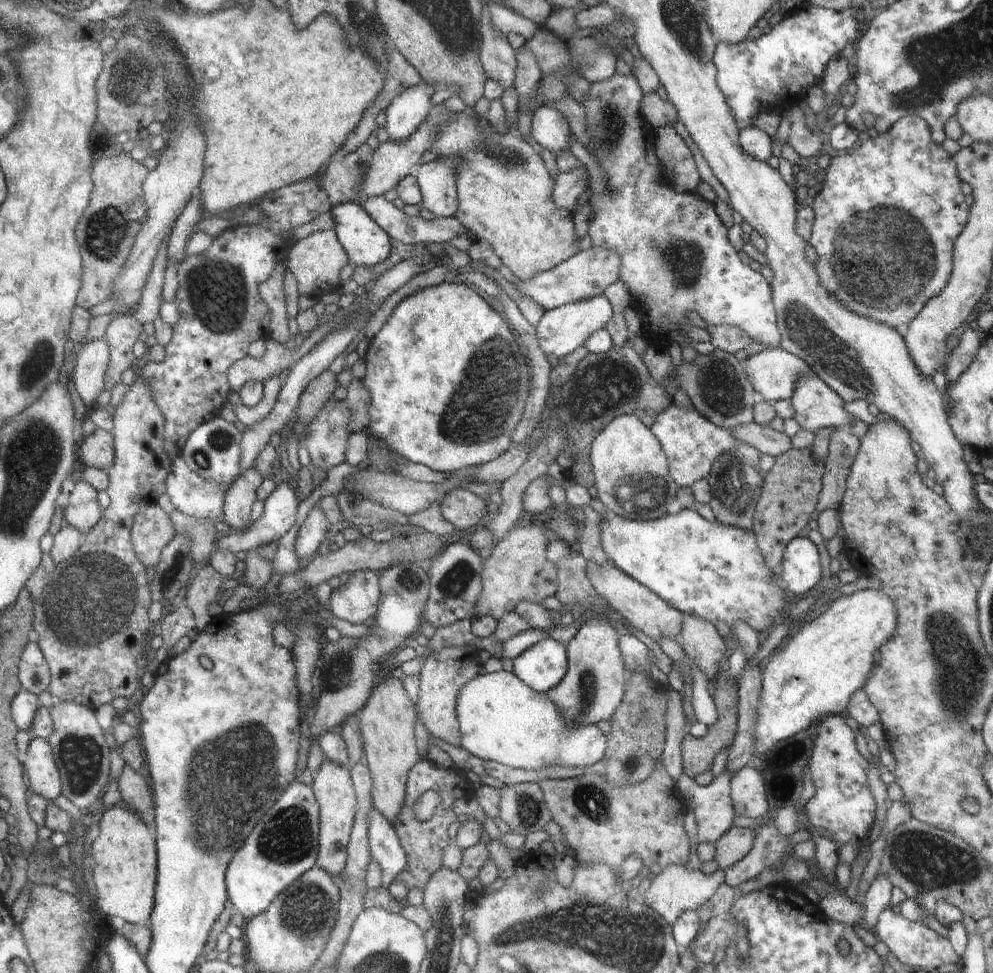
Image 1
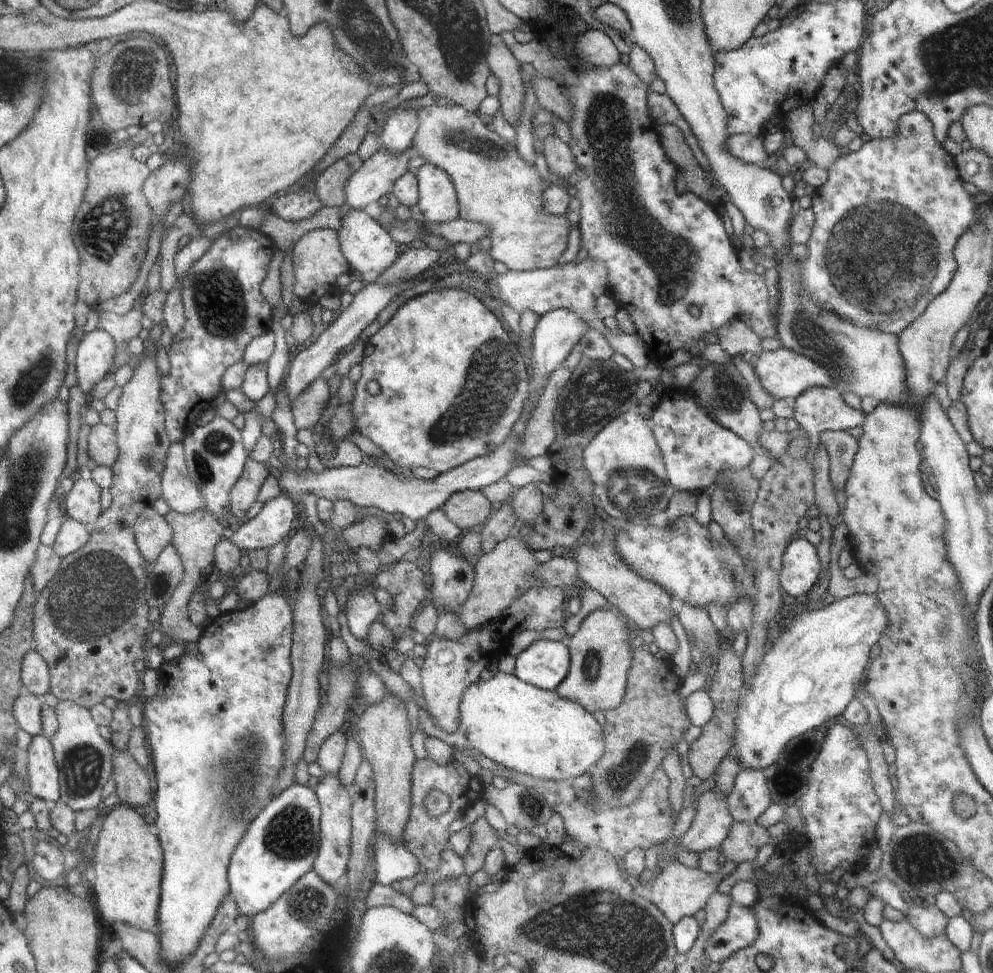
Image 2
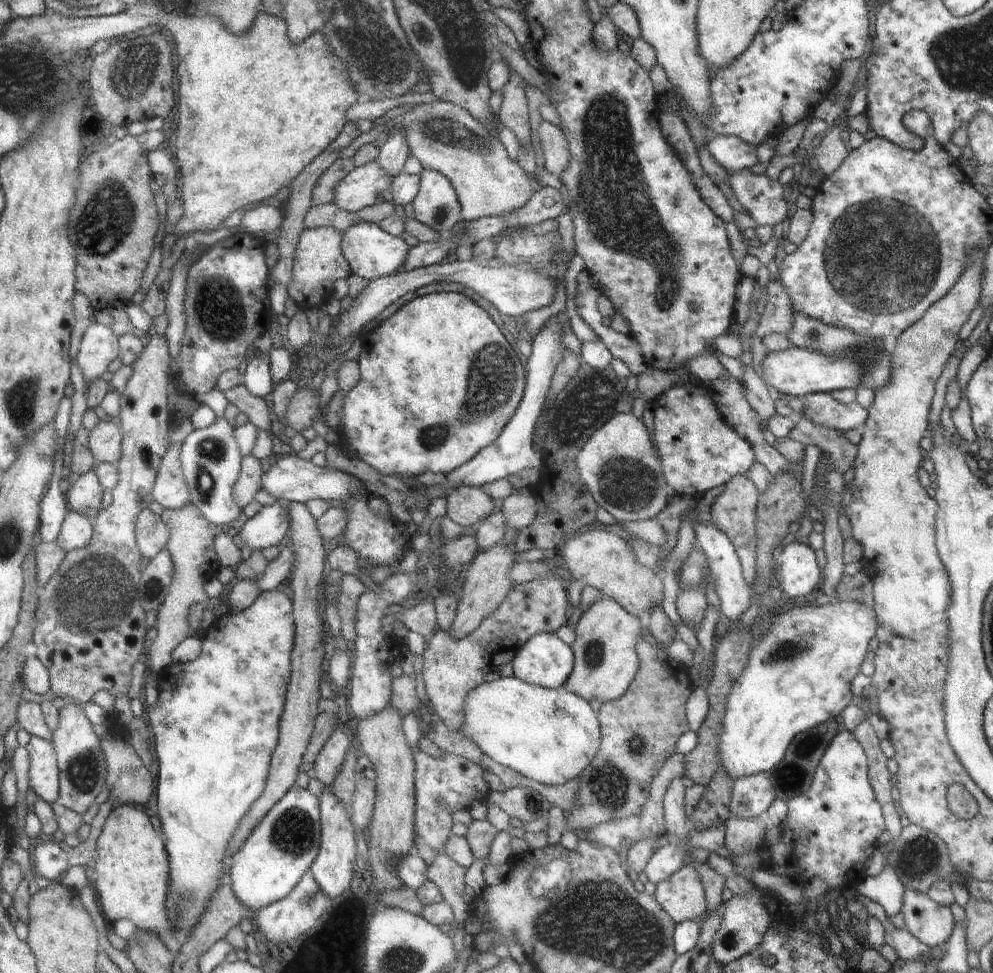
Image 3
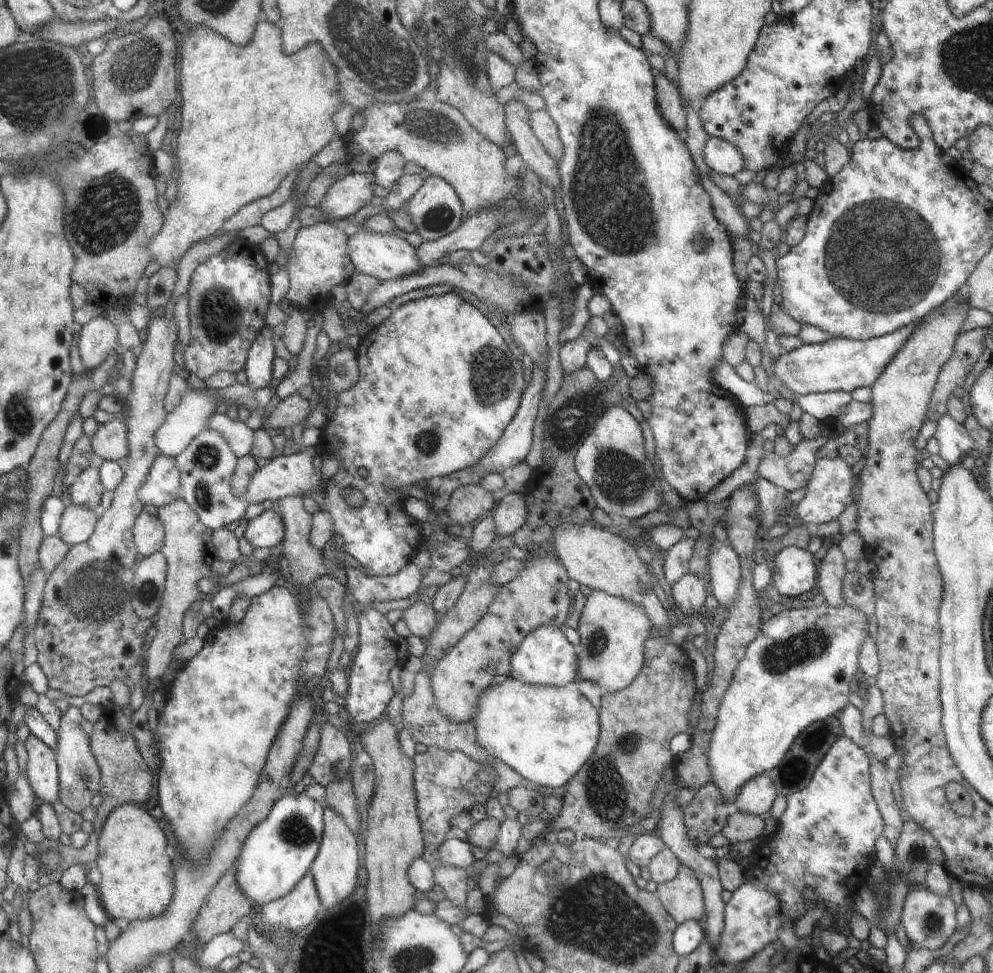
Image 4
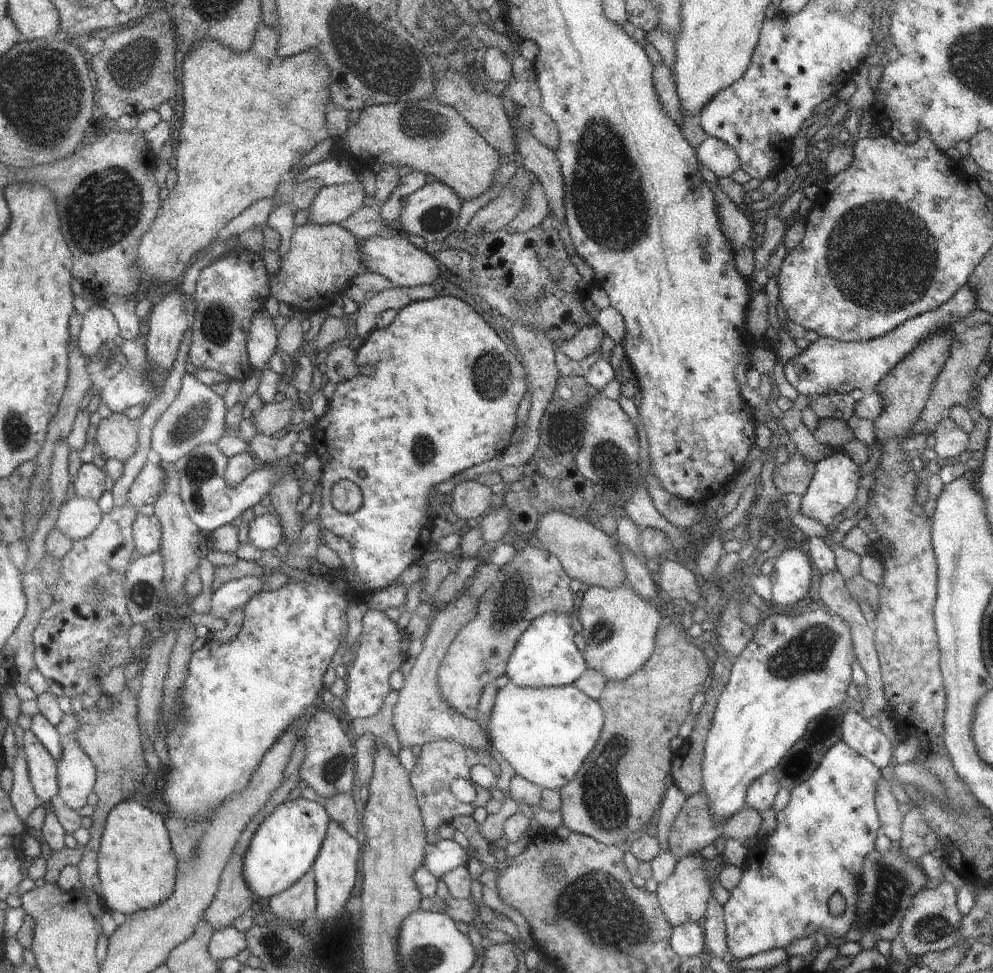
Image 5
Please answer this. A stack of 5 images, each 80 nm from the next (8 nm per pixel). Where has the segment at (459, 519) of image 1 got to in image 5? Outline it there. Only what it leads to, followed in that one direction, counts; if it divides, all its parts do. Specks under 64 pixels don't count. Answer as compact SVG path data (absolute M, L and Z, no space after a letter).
M464 481L456 485L452 490L452 512L456 513L464 521L473 521L490 512L490 504L493 502L492 487L482 486L477 481Z

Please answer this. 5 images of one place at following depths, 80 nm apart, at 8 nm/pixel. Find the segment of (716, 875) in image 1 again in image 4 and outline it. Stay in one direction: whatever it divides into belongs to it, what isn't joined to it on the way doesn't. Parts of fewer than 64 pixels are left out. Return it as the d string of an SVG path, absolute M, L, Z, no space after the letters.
M685 864L679 866L672 880L661 883L656 893L678 924L686 921L701 922L706 916L702 883L698 875Z

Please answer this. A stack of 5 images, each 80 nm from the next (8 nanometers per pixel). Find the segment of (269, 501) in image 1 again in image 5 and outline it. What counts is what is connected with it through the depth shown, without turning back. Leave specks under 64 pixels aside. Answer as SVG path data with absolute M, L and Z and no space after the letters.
M269 510L264 515L256 517L249 524L248 540L251 545L260 550L278 552L282 547L282 540L284 540L278 516Z

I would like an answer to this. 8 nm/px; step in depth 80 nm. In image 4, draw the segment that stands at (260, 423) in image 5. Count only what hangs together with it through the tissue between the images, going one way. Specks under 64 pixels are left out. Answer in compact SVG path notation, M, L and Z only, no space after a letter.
M297 392L293 393L265 415L264 428L270 426L290 431L294 425L302 426L310 412L310 402Z

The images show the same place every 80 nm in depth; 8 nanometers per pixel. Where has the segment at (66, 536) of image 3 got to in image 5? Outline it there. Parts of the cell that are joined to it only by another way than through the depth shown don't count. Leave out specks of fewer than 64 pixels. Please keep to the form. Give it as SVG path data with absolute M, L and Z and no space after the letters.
M74 497L61 506L56 528L76 541L87 539L96 532L103 521L98 501Z

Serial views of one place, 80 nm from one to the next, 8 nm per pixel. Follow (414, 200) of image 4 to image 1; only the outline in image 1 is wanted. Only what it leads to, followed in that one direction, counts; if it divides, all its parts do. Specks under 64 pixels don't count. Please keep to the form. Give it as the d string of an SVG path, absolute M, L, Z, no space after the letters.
M440 157L431 162L421 164L414 175L423 196L422 210L429 210L438 217L452 217L457 211L457 167L461 164L452 157Z

